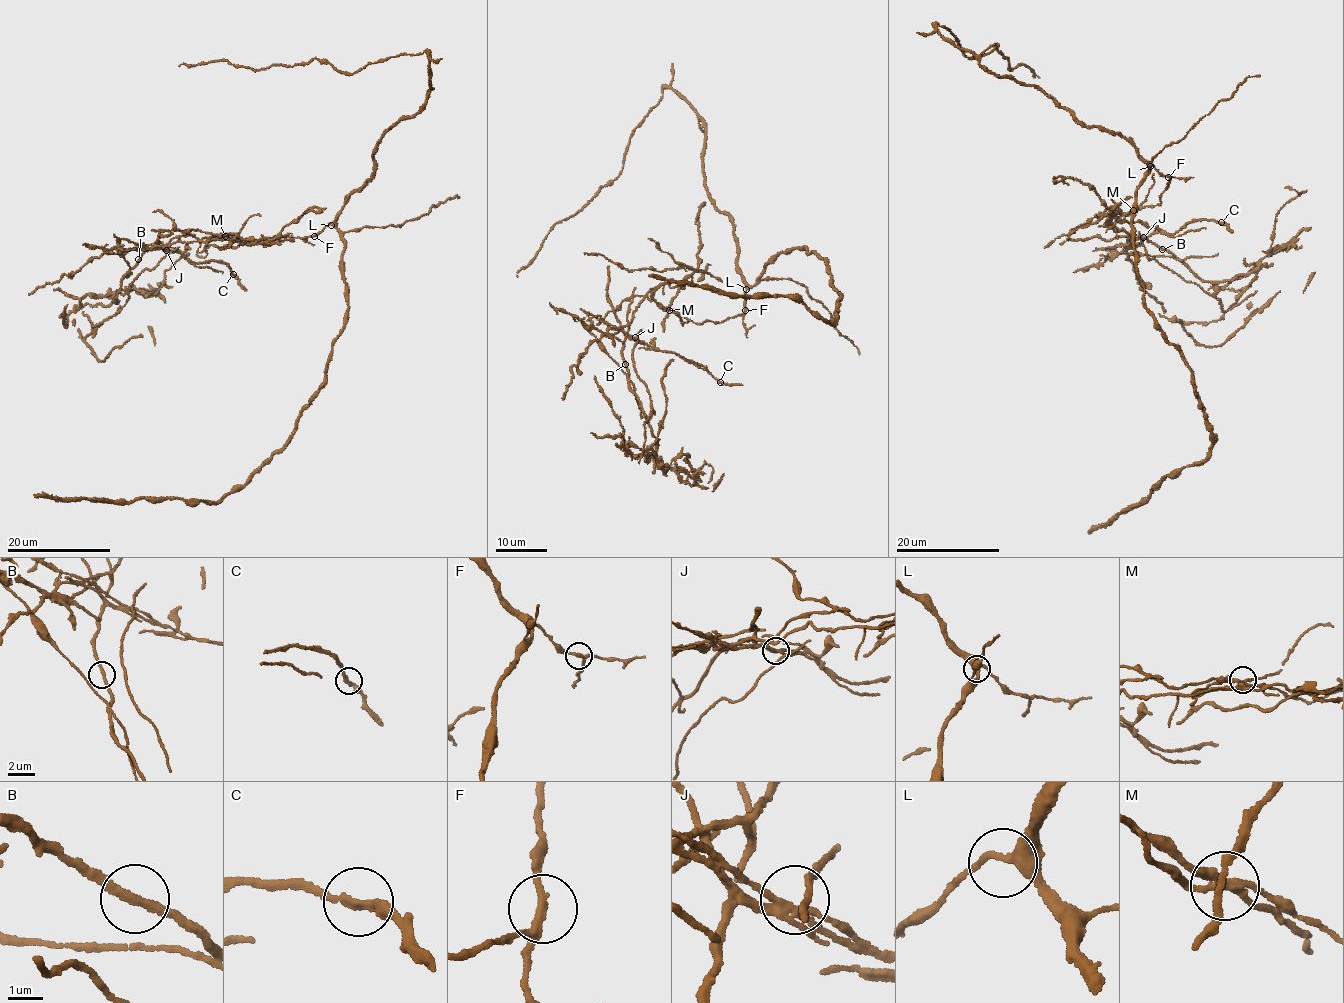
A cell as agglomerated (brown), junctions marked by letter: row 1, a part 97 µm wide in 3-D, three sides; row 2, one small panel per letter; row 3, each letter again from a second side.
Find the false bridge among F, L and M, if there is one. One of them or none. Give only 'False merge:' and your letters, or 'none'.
False merge: M

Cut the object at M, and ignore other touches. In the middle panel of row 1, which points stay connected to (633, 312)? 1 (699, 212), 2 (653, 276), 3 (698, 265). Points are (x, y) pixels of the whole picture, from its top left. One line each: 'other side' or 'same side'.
1: same side
2: other side
3: same side

